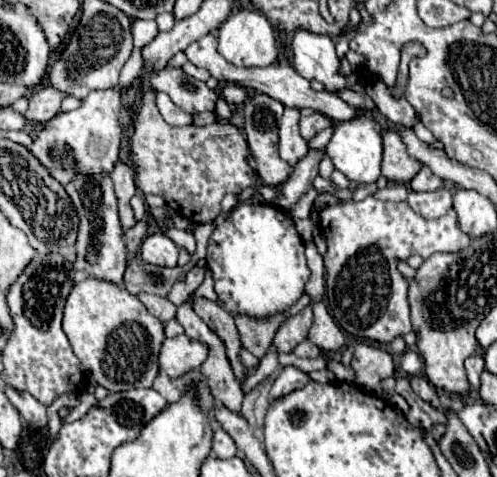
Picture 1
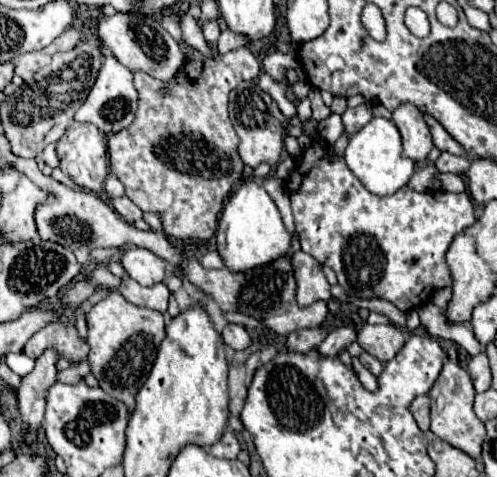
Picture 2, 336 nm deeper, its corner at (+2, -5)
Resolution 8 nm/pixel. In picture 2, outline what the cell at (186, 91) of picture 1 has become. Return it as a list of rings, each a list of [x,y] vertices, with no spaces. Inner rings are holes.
[[[115,12],[111,16],[101,16],[97,22],[97,34],[101,44],[131,72],[143,70],[159,80],[171,80],[175,70],[183,64],[183,54],[177,42],[169,36],[169,32],[151,16],[139,12]]]

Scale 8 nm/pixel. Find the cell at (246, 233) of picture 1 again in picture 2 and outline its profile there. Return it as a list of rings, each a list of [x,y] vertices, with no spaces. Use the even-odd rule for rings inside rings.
[[[249,180],[241,184],[231,198],[227,200],[221,220],[217,224],[217,250],[223,256],[227,268],[239,272],[255,266],[263,266],[267,262],[273,262],[275,258],[289,252],[291,246],[291,234],[283,226],[281,214],[271,200],[271,196],[265,192],[263,186]]]

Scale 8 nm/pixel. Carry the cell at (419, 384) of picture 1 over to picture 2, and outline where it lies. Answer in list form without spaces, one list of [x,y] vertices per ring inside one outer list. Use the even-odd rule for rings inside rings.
[[[417,396],[411,404],[411,412],[423,432],[429,430],[429,404],[431,404],[429,396]]]

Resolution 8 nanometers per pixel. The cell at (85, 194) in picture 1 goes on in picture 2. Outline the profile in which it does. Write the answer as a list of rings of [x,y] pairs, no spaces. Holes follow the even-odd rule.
[[[73,122],[57,142],[57,156],[61,160],[63,174],[67,174],[75,184],[89,188],[95,194],[103,192],[103,178],[107,176],[107,146],[97,126]]]

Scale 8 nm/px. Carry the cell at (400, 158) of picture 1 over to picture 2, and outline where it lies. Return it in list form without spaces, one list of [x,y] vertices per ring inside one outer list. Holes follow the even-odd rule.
[[[405,102],[393,110],[393,122],[403,136],[403,156],[419,164],[427,162],[427,154],[433,148],[429,126],[425,124],[423,112],[413,104]]]

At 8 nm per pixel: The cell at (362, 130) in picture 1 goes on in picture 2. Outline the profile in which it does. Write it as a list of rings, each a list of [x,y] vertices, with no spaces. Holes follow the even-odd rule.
[[[373,118],[369,124],[365,124],[359,132],[355,132],[349,138],[349,146],[345,150],[345,162],[351,168],[351,172],[361,180],[361,184],[371,194],[377,194],[377,196],[391,196],[399,188],[407,186],[417,166],[417,162],[403,158],[401,134],[395,122],[385,118]]]

